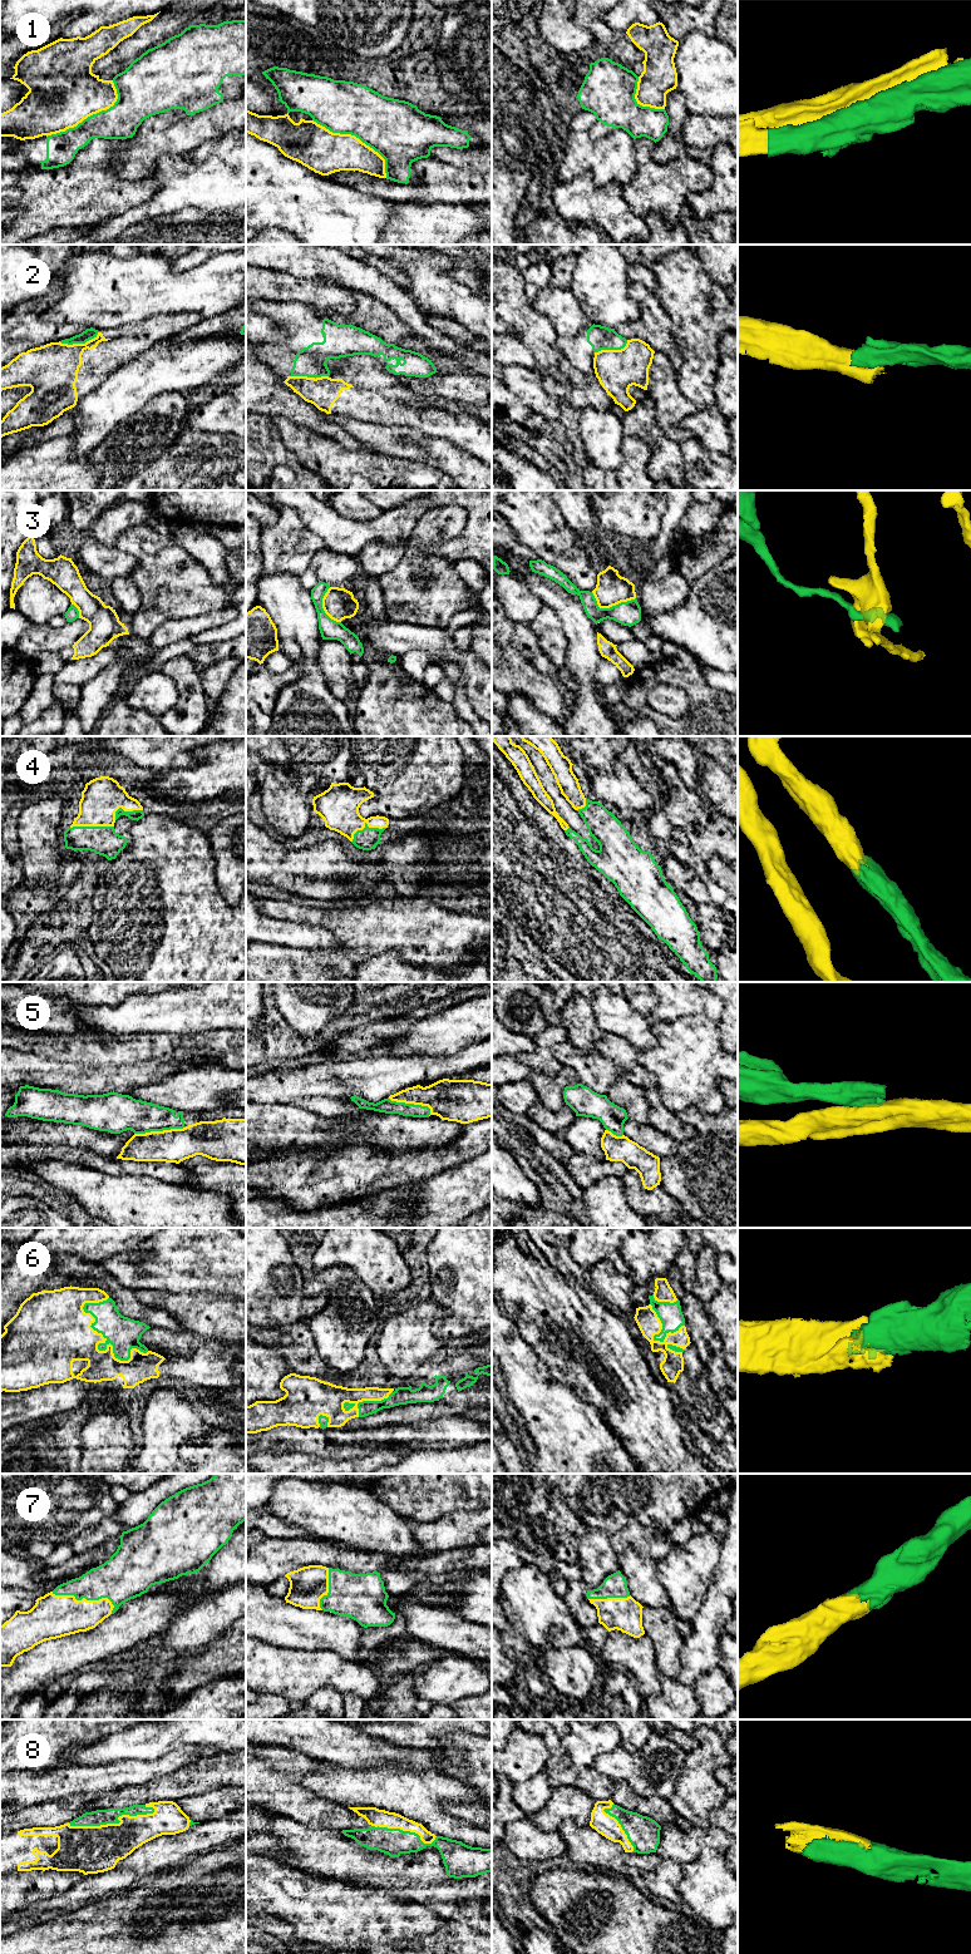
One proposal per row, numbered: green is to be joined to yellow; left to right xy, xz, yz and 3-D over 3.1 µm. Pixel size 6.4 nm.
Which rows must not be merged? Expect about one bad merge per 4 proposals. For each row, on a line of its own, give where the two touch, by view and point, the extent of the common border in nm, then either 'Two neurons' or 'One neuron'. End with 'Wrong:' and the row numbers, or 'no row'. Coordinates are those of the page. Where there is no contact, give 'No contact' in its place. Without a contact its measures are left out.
1: Touches yellow at xy (92, 114). Shared border 550 nm. Two neurons
2: Touches yellow at xy (80, 344). Shared border 280 nm. Two neurons
3: Touches yellow at yz (610, 606). Shared border 300 nm. Two neurons
4: Touches yellow at xz (364, 825). Shared border 240 nm. One neuron
5: Touches yellow at xy (159, 1131). Shared border 340 nm. Two neurons
6: Touches yellow at xy (112, 1347). Shared border 500 nm. One neuron
7: Touches yellow at xy (84, 1598). Shared border 420 nm. One neuron
8: Touches yellow at xy (114, 1824). Shared border 550 nm. One neuron
Wrong: 1, 2, 3, 5

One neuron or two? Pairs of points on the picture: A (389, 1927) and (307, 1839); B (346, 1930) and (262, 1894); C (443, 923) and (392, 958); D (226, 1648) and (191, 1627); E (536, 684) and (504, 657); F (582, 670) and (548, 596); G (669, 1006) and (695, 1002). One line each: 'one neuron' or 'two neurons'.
A: two neurons
B: one neuron
C: two neurons
D: two neurons
E: one neuron
F: one neuron
G: one neuron

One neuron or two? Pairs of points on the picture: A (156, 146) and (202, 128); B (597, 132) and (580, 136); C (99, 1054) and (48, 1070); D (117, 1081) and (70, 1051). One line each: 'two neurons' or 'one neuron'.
A: one neuron
B: two neurons
C: two neurons
D: two neurons

